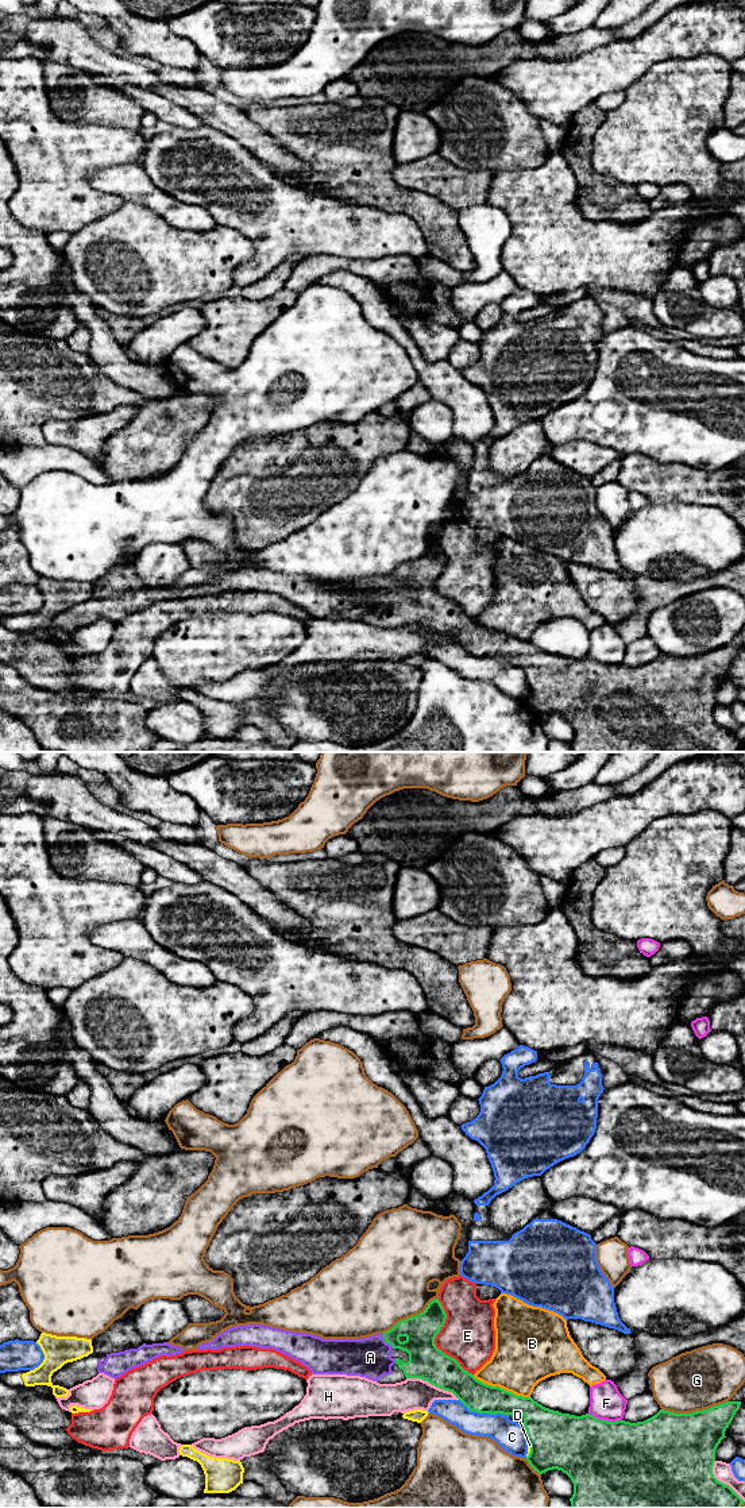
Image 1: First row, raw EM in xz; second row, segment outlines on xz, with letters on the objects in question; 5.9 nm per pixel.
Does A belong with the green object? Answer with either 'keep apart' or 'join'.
join

